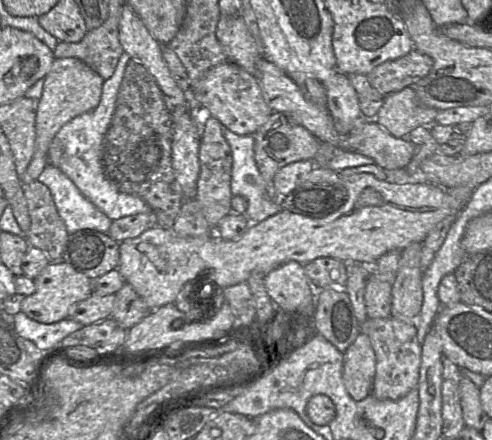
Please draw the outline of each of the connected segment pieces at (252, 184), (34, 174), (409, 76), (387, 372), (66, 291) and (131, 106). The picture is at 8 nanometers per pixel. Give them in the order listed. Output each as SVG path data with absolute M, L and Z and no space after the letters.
M223 128L223 134L232 152L231 193L233 196L242 196L247 200L248 207L245 211L245 216L250 223L258 224L280 212L283 208L268 196L265 182L256 165L254 158L254 135L238 135L226 128Z
M55 58L50 71L44 77L43 92L38 101L35 128L36 141L32 160L20 178L23 185L36 181L48 164L51 141L59 129L78 115L94 109L100 101L104 79L87 64L77 58Z
M417 50L386 61L366 75L370 85L384 97L411 87L428 75L433 59Z
M392 316L388 318L367 318L360 325L360 332L366 334L371 341L376 357L376 374L371 394L379 400L398 400L416 388L419 382L422 347L417 338L414 322L404 322Z
M59 260L50 262L34 279L35 291L21 302L21 311L30 319L52 324L70 317L74 307L91 295L91 279Z
M130 58L119 87L115 110L103 142L102 165L117 188L142 199L156 215L156 226L171 229L184 198L172 168L172 118L153 76Z

